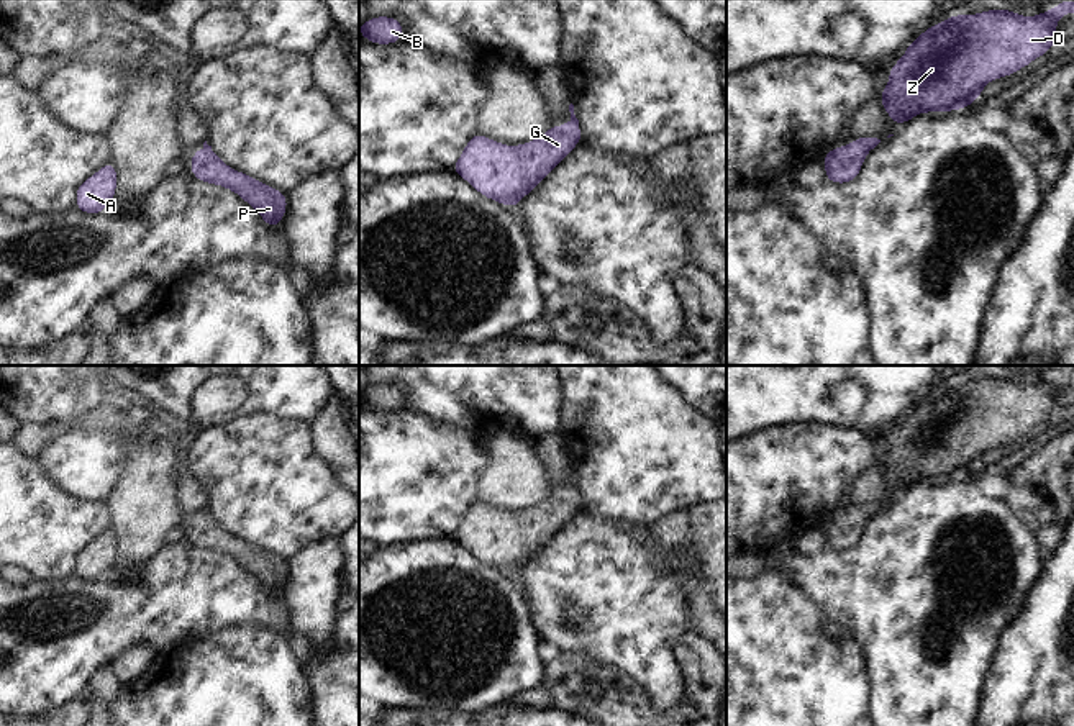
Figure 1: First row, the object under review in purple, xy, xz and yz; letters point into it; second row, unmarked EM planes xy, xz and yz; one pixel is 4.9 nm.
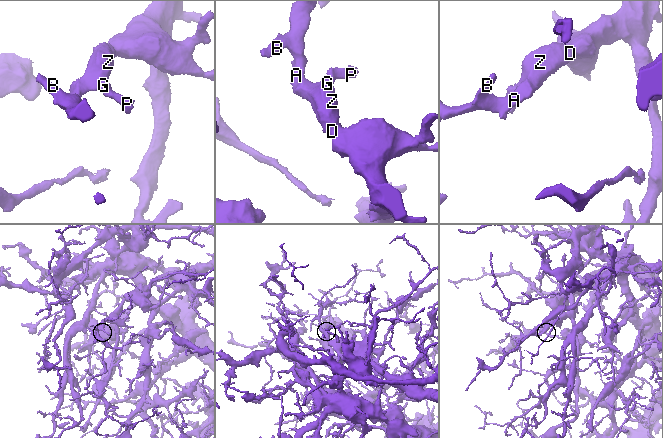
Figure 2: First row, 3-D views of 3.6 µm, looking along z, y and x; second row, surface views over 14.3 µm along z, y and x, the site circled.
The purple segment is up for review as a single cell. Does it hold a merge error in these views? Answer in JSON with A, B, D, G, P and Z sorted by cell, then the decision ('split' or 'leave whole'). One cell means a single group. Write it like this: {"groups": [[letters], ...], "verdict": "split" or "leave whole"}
{"groups": [["A", "B", "D", "G", "P", "Z"]], "verdict": "leave whole"}

